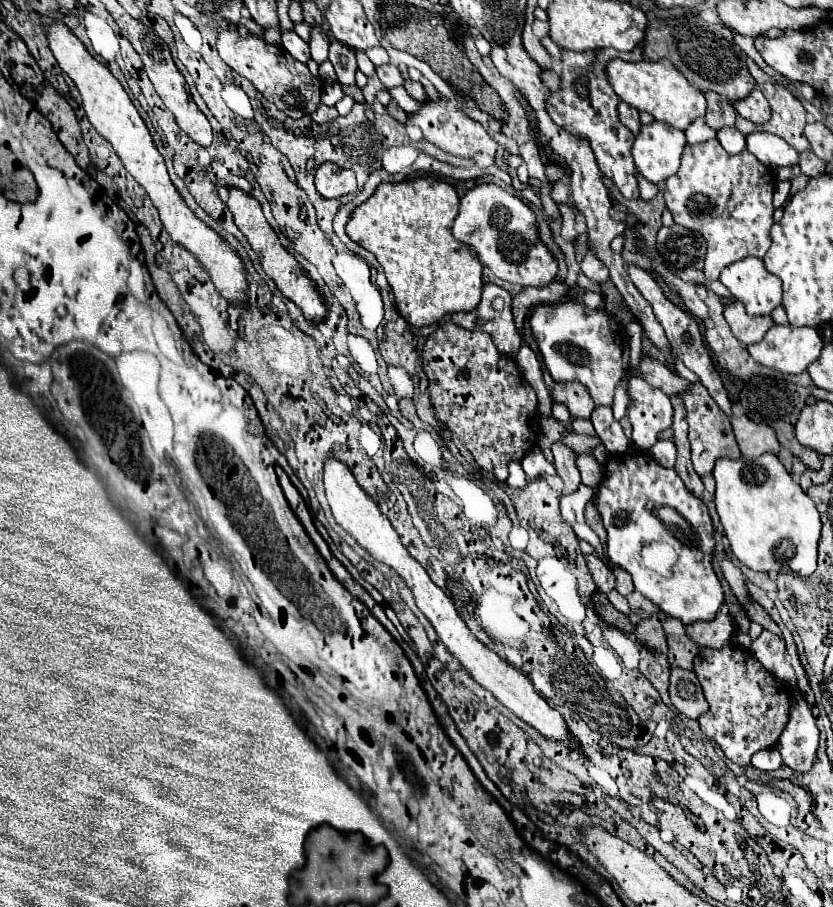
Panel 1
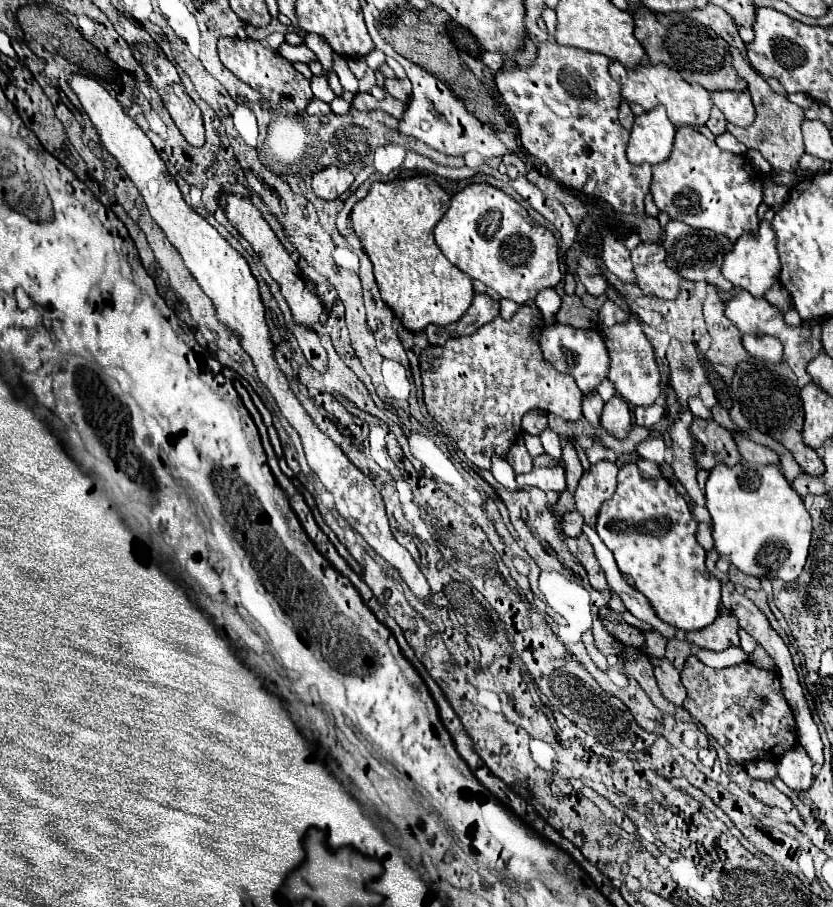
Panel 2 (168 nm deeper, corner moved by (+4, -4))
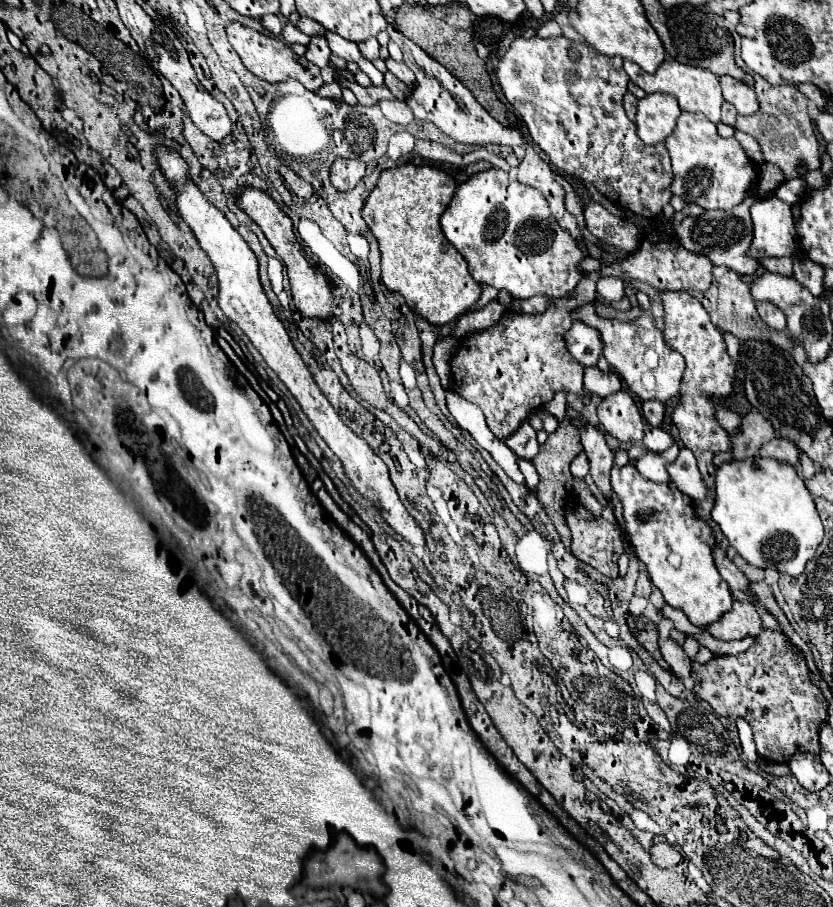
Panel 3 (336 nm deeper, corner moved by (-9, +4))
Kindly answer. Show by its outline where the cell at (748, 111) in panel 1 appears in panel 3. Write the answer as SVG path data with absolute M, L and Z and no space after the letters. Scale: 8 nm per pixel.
M722 76L720 84L722 84L724 100L734 104L738 114L752 116L752 114L758 112L758 98L756 98L752 86L744 84L744 82L738 82L738 80L730 78L730 76Z

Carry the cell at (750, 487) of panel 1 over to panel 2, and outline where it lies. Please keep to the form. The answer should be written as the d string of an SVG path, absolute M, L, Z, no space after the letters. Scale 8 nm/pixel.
M739 462L733 468L719 464L711 470L705 486L705 500L711 512L711 536L715 542L715 550L725 556L733 566L751 576L779 578L783 582L795 580L807 560L809 544L811 544L811 516L803 506L801 496L793 490L793 486L785 480L779 466L767 464L749 464Z

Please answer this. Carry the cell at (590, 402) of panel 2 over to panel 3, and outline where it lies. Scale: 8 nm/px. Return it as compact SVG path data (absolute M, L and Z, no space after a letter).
M586 368L584 374L584 388L590 394L596 394L600 398L606 398L610 394L616 394L622 390L622 380L614 372L602 372L600 368Z

